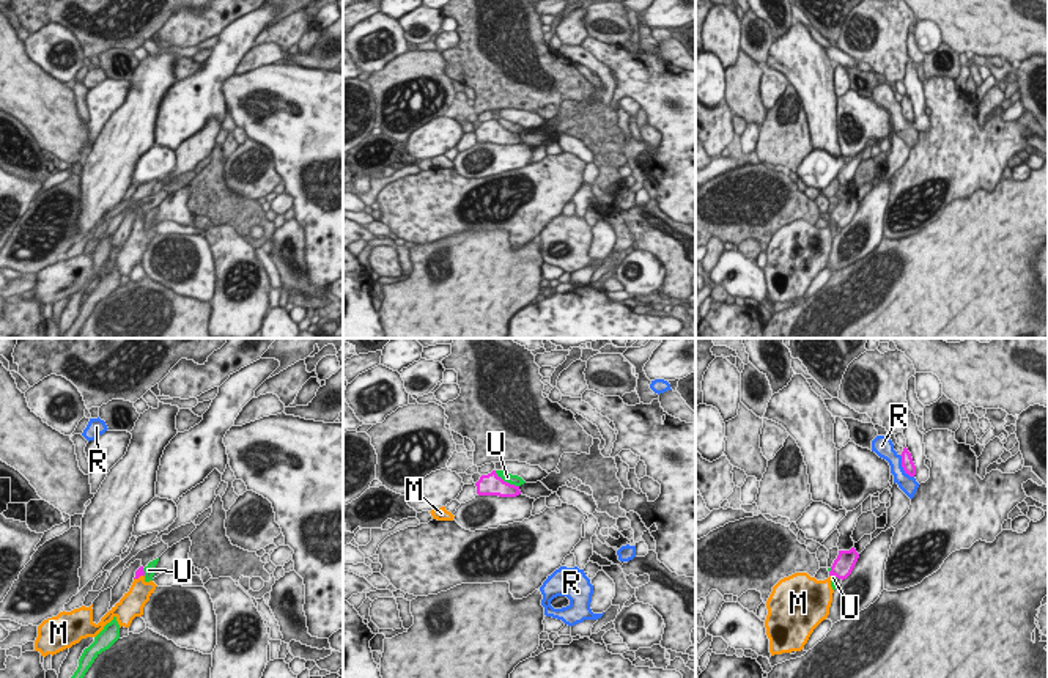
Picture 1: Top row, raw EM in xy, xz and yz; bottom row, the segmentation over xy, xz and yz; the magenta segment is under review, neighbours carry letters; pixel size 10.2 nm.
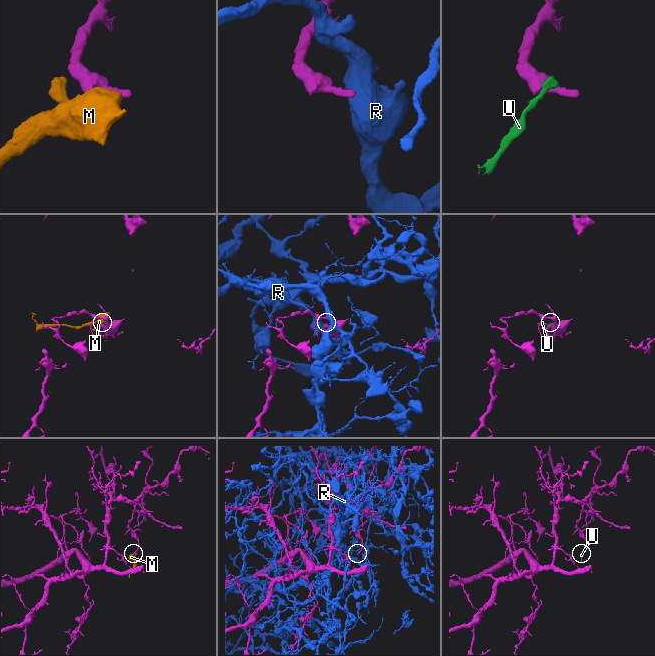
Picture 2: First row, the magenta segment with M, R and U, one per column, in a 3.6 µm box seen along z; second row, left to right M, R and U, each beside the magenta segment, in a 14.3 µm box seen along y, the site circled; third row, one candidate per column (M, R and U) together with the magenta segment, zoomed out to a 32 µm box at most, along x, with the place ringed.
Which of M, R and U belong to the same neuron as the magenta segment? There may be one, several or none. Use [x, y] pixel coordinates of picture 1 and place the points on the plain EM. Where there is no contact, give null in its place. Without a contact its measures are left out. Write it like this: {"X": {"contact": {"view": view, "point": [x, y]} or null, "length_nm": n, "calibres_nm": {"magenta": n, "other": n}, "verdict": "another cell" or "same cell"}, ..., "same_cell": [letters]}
{"M": {"contact": {"view": "xy", "point": [139, 224]}, "length_nm": 120, "calibres_nm": {"magenta": 70, "other": 240}, "verdict": "same cell"}, "R": {"contact": {"view": "yz", "point": [902, 114]}, "length_nm": 280, "calibres_nm": {"magenta": 130, "other": 190}, "verdict": "another cell"}, "U": {"contact": {"view": "xz", "point": [505, 129]}, "length_nm": 300, "calibres_nm": {"magenta": 220, "other": 100}, "verdict": "another cell"}, "same_cell": ["M"]}

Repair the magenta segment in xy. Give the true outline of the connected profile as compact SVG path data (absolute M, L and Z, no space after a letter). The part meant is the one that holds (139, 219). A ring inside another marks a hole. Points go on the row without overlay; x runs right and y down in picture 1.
M143 214L135 219L134 230L127 241L101 266L96 272L93 269L93 252L90 255L79 255L71 260L60 260L57 264L44 267L38 274L38 285L35 288L35 299L41 304L57 302L82 286L96 285L107 271L113 266L120 275L129 275L135 264L143 263L143 255L156 238L153 228L145 228Z

